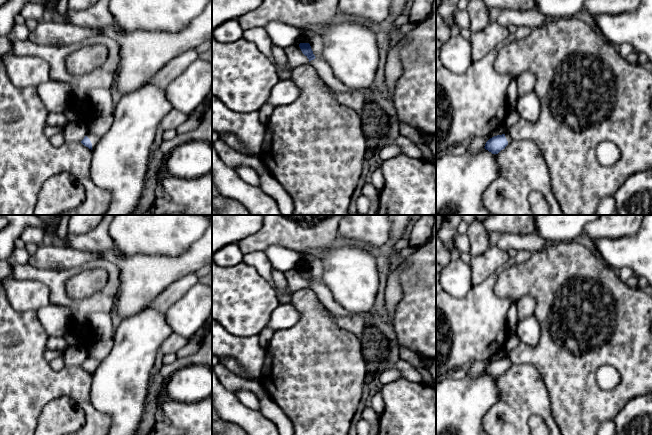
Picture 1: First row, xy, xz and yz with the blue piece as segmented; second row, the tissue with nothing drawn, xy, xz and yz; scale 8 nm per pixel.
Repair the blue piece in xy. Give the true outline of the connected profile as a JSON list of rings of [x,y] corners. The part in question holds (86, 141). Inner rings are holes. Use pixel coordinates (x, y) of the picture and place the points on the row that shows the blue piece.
[[[87,133],[87,135],[84,137],[81,143],[92,150],[96,146],[96,144],[99,142],[100,138],[101,136]]]

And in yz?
[[[508,132],[502,135],[497,135],[492,138],[490,138],[486,144],[485,149],[491,152],[492,154],[498,154],[501,150],[505,149],[505,147],[508,145],[509,142],[511,142],[513,139],[509,135]]]

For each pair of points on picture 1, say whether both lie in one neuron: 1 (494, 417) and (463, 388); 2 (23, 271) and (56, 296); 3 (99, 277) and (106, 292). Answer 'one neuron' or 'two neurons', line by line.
1: two neurons
2: one neuron
3: two neurons

